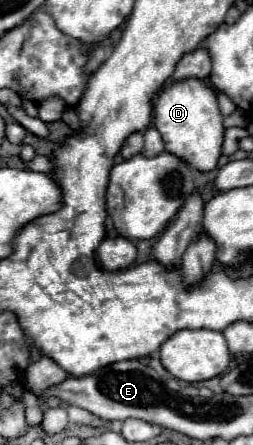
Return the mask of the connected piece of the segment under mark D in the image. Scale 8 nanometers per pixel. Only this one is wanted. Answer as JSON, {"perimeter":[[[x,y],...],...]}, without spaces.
{"perimeter":[[[182,79],[166,85],[154,103],[154,127],[160,131],[166,151],[182,157],[198,171],[212,171],[222,153],[222,113],[216,93],[200,79]]]}

